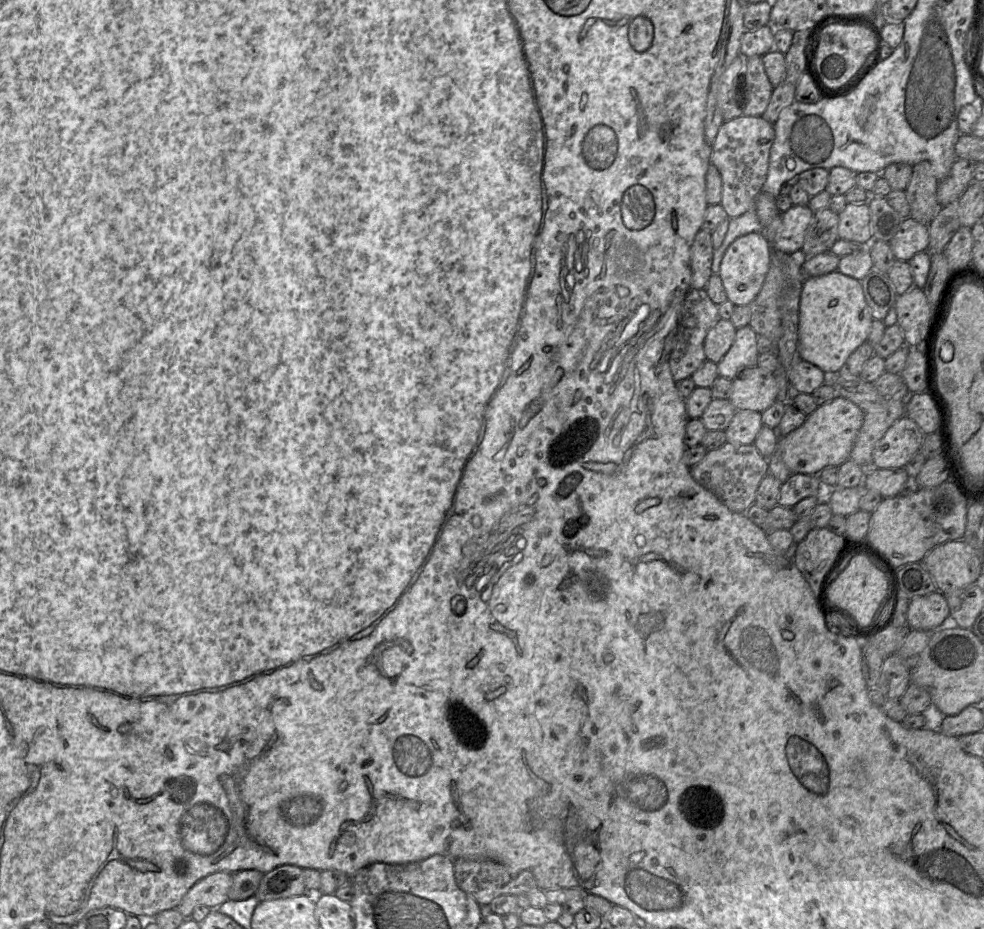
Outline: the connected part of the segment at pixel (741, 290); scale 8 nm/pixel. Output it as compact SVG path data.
M751 232L738 237L729 245L720 264L727 299L735 306L750 305L759 293L770 269L773 248L762 232Z

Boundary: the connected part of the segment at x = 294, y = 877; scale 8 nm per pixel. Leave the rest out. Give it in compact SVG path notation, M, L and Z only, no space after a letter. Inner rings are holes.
M282 865L263 875L254 895L263 902L300 896L306 892L303 869L295 865Z

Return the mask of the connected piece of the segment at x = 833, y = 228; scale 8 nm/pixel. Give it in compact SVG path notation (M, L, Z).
M829 207L814 212L806 231L802 254L806 258L831 252L831 248L839 237L839 214Z

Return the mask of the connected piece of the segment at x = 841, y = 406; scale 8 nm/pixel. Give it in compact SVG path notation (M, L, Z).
M837 396L818 406L804 423L786 436L781 436L782 459L791 473L818 475L827 466L839 467L848 459L863 425L865 412L847 398Z

